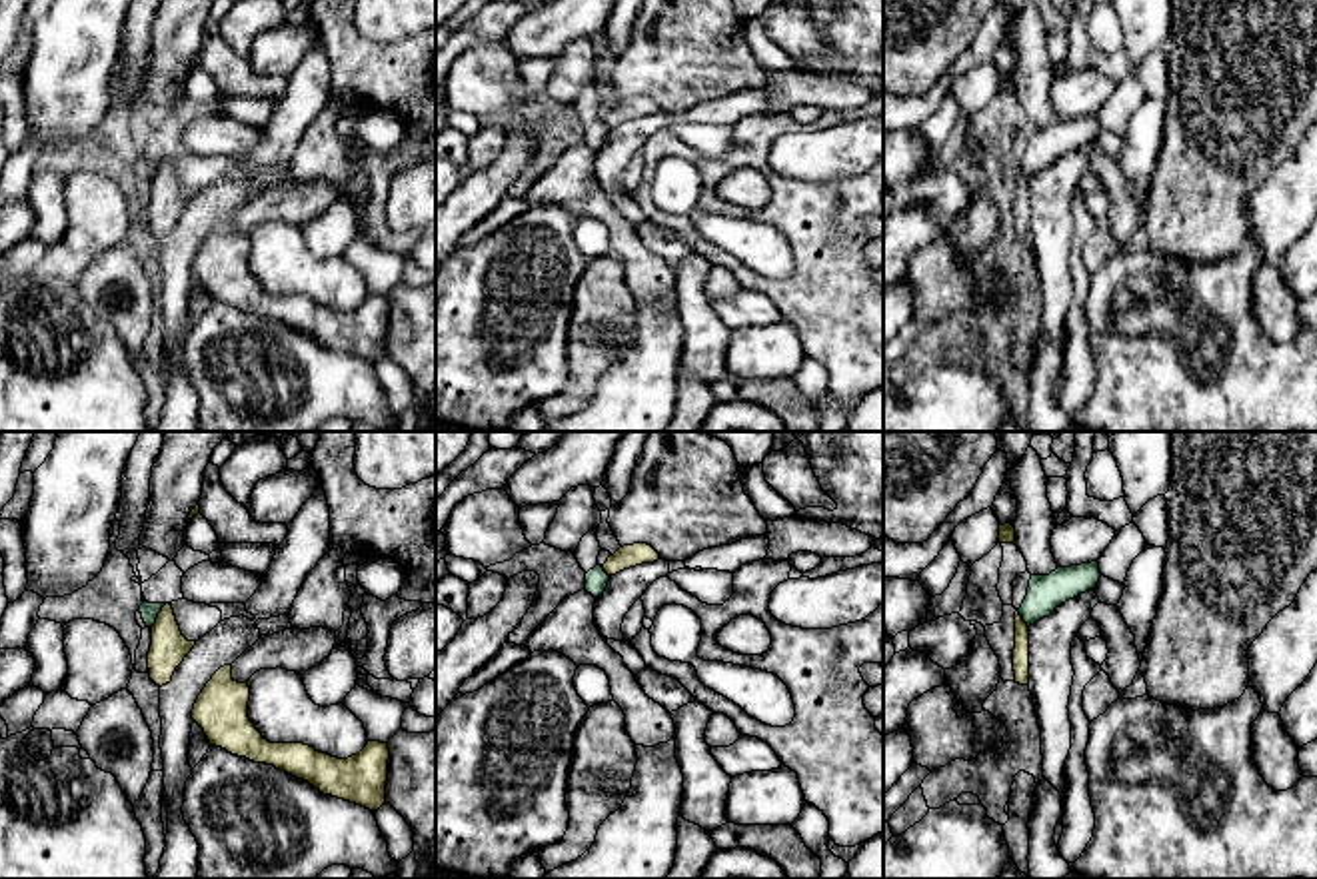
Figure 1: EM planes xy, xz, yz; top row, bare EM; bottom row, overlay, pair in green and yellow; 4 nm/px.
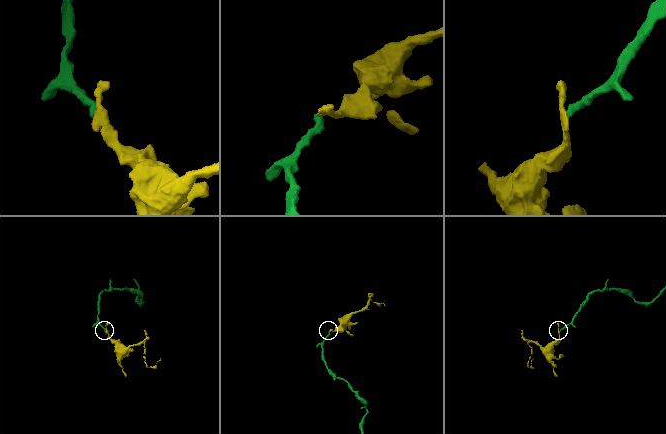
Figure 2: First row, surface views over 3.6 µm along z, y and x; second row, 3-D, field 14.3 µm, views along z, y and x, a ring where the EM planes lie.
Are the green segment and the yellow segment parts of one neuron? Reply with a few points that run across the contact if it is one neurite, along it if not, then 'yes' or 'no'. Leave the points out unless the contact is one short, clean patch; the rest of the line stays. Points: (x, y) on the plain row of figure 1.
line xy (166, 156), (150, 178); no

